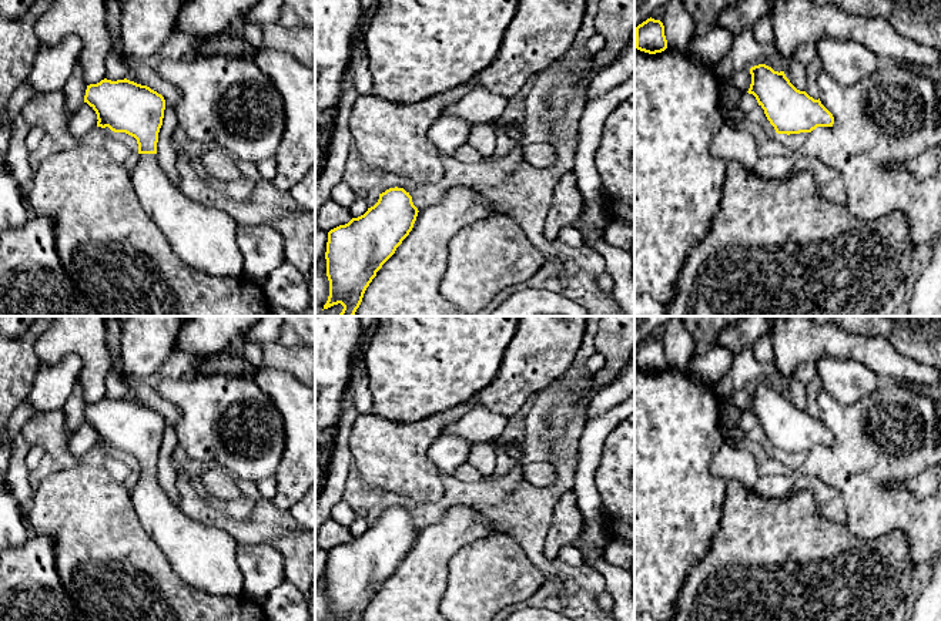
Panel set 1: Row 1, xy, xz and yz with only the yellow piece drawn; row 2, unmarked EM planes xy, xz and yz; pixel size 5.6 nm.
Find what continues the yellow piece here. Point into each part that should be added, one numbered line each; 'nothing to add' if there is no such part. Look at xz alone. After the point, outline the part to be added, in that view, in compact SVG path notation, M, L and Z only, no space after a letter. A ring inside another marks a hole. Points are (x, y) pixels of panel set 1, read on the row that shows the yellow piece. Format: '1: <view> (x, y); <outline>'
nothing to add

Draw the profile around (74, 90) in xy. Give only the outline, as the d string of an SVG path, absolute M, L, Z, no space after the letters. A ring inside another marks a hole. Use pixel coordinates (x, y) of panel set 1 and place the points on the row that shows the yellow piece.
M76 63L71 77L61 88L64 104L71 114L74 114L83 105L86 90L87 83L84 81L83 68L80 63Z

